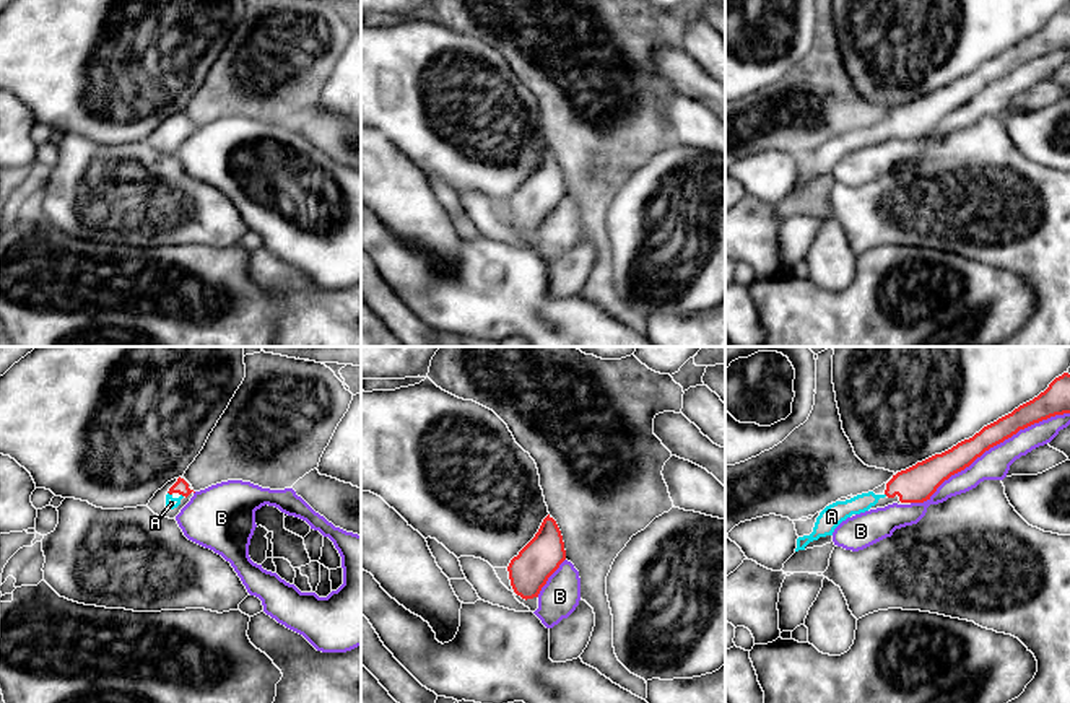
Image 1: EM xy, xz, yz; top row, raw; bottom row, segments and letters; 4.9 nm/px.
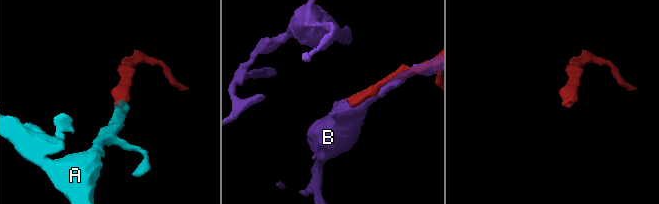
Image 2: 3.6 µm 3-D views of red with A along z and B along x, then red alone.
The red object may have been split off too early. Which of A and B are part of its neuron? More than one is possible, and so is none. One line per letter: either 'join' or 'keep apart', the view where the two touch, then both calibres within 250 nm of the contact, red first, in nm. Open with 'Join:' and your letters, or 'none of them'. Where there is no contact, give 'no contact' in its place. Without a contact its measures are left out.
Join: A
A: join; contact in xy; calibres 70 and 60 nm
B: keep apart; contact in yz; calibres 130 and 160 nm

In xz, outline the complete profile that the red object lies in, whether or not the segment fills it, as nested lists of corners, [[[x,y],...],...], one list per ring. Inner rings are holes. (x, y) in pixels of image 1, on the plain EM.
[[[548,150],[535,172],[514,192],[507,202],[514,228],[522,234],[538,233],[548,213],[566,195],[561,166]]]

